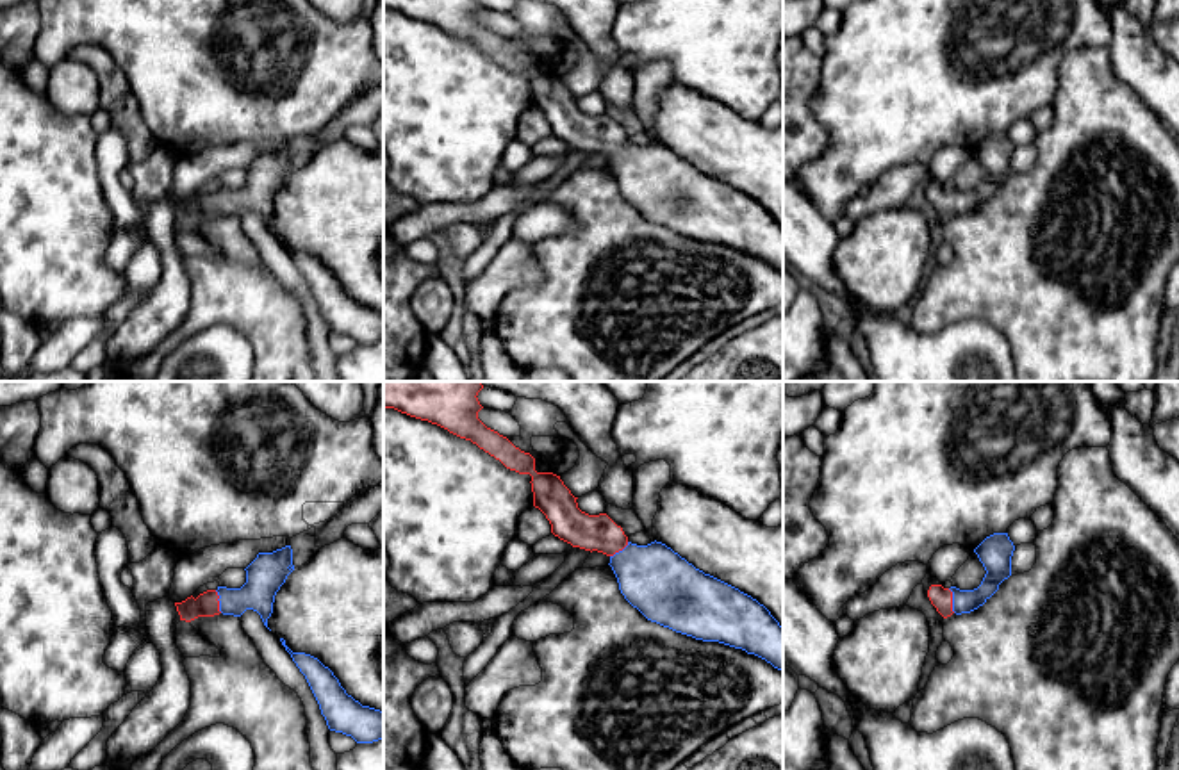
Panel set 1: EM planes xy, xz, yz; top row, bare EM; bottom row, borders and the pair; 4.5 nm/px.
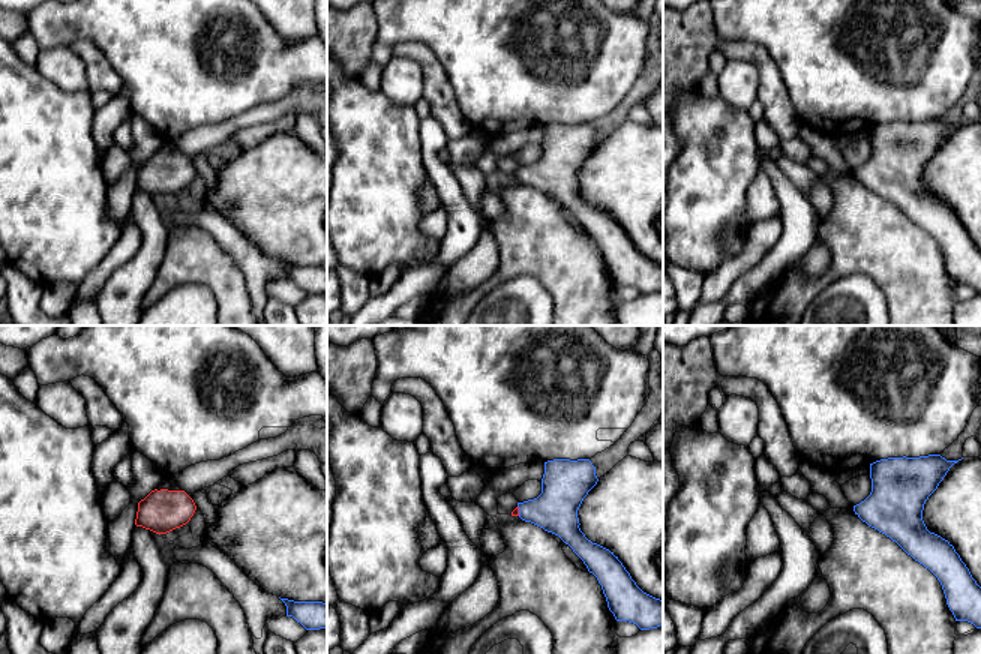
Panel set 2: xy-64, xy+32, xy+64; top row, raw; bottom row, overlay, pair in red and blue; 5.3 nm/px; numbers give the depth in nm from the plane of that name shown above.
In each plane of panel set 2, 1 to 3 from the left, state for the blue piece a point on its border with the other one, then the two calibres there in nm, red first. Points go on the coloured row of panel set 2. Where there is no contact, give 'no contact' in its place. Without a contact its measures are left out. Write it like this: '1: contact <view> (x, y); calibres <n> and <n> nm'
1: no contact
2: contact xy+32 (518, 510); calibres 40 and 240 nm
3: no contact

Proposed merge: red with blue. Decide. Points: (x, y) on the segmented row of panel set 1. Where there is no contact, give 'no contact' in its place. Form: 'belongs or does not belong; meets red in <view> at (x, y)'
belongs; meets red in yz at (951, 601)

